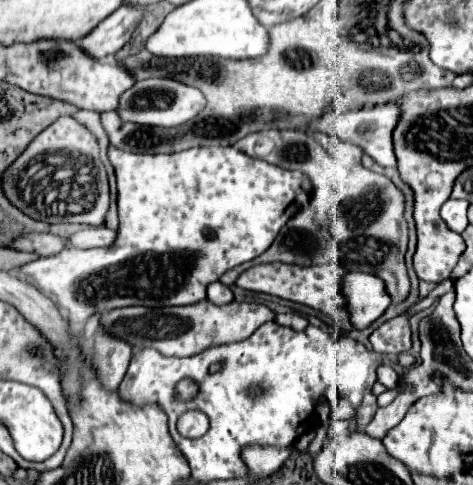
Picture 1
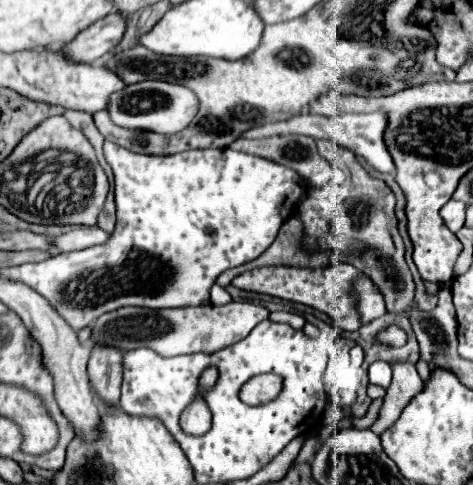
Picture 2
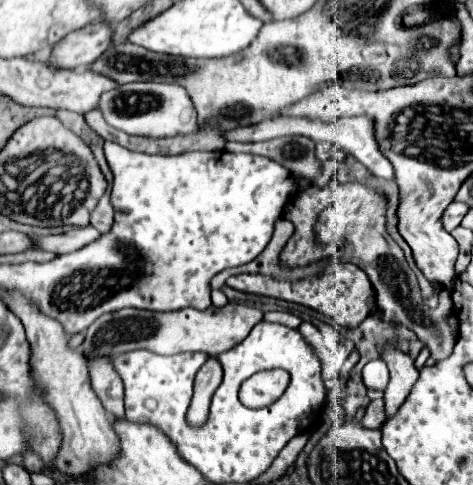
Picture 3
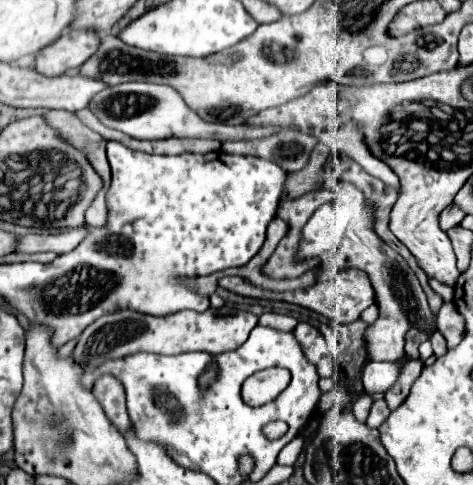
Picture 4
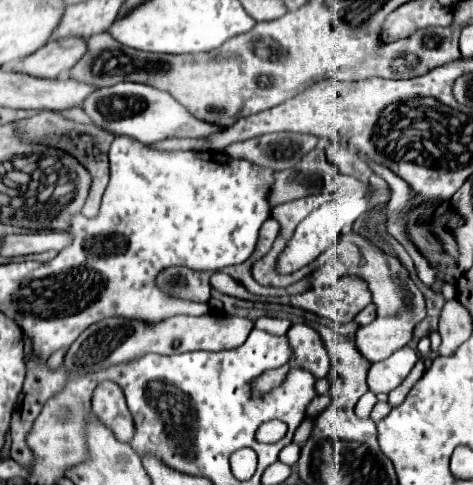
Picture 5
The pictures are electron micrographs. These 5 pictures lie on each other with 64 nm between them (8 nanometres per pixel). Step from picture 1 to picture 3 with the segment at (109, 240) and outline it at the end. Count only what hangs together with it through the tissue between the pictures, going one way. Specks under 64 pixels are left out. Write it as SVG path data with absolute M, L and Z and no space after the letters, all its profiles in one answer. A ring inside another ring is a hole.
M84 226L84 228L70 228L62 234L56 236L40 236L36 240L36 246L54 254L66 254L66 252L74 252L80 250L82 246L90 244L92 240L98 240L102 234L92 228L92 226Z

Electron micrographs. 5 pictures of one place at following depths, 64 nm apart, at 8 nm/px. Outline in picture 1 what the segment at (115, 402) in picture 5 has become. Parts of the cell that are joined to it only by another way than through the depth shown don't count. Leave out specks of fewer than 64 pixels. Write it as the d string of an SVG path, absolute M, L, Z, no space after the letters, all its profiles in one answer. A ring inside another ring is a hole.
M100 328L96 332L92 364L96 366L96 372L100 374L100 378L104 380L102 382L104 388L120 386L120 382L128 370L132 354L134 354L134 348L128 342L112 336L104 328Z

